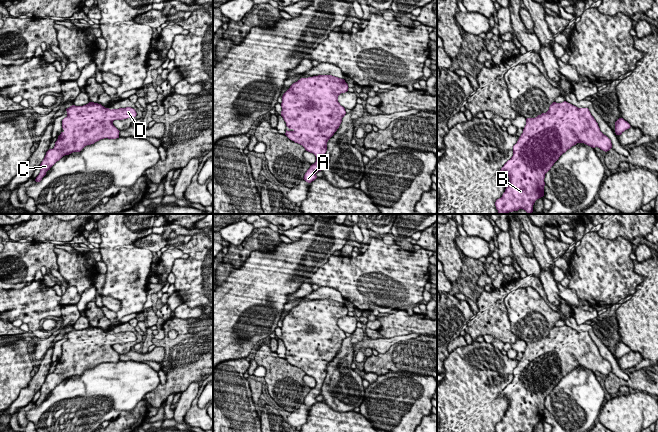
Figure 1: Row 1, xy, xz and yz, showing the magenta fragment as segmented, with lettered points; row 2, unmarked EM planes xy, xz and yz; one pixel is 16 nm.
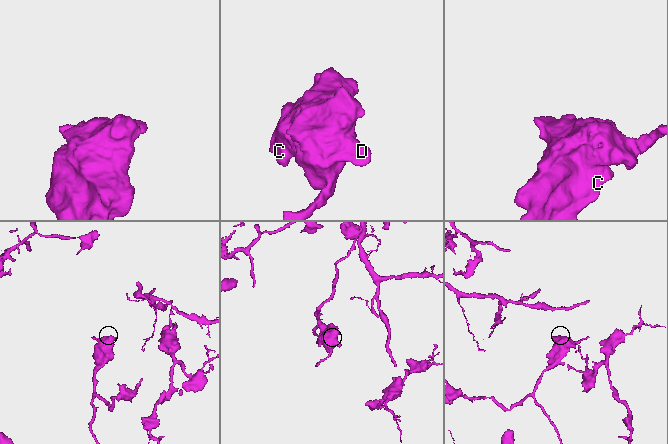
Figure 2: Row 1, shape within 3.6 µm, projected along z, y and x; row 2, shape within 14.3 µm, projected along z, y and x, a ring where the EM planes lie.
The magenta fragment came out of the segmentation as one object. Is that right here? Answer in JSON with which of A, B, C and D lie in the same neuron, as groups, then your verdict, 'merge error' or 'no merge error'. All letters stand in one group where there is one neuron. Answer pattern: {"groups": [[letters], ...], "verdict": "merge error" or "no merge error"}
{"groups": [["A", "B", "C", "D"]], "verdict": "no merge error"}

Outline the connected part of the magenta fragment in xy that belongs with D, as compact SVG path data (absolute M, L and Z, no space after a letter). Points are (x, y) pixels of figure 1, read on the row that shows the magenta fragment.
M94 102L83 106L72 105L66 111L67 116L62 120L64 131L58 136L54 148L46 152L36 182L40 182L63 156L80 152L85 146L104 138L119 138L120 131L113 125L113 121L134 118L137 115L131 107L111 110Z

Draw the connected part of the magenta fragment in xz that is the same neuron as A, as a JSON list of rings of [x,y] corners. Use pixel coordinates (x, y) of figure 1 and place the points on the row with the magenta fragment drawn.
[[[318,75],[301,78],[293,83],[282,96],[281,116],[290,129],[286,130],[285,135],[316,156],[316,162],[310,166],[303,178],[308,183],[314,181],[317,178],[316,173],[321,171],[327,142],[337,131],[346,114],[345,108],[338,102],[338,96],[347,92],[348,88],[344,79],[332,75]]]

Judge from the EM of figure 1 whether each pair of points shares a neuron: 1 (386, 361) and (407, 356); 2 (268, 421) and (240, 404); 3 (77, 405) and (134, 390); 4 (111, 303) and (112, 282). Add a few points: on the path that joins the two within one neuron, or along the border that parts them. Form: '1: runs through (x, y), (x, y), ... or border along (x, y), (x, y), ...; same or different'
1: runs through (391, 361), (402, 361); same
2: border along (258, 418), (260, 421); different
3: runs through (91, 405), (107, 405), (120, 392); same
4: border along (103, 294), (115, 298), (120, 303), (121, 308); different

